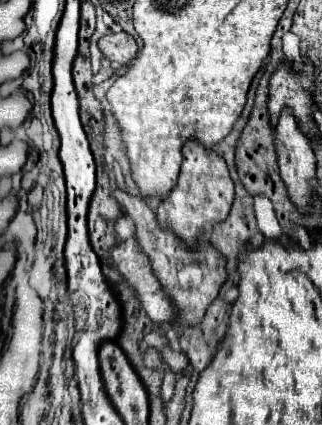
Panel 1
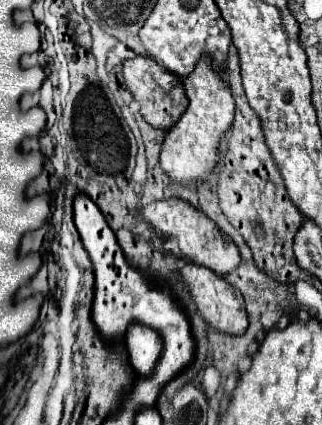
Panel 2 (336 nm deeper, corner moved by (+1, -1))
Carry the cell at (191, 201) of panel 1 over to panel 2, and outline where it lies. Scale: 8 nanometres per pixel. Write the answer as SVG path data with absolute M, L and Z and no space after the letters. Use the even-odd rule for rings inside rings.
M203 55L195 65L195 69L187 77L183 77L183 85L185 85L185 95L189 99L189 107L179 117L177 125L167 131L161 149L161 165L165 173L171 175L171 179L175 179L177 183L197 185L205 181L211 175L213 167L217 165L219 159L217 145L223 133L233 123L235 101L231 97L227 79L215 71L213 59L209 55Z

